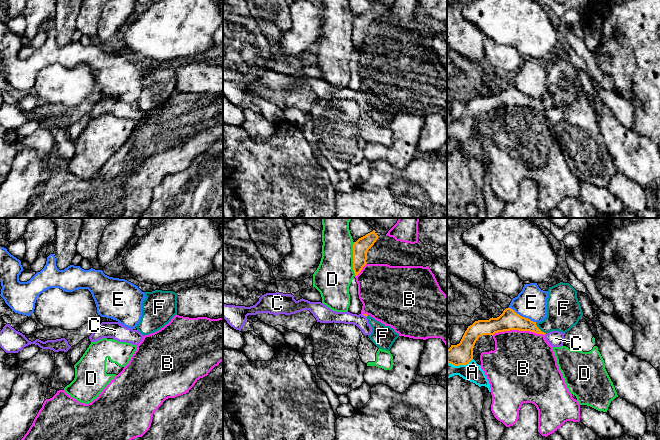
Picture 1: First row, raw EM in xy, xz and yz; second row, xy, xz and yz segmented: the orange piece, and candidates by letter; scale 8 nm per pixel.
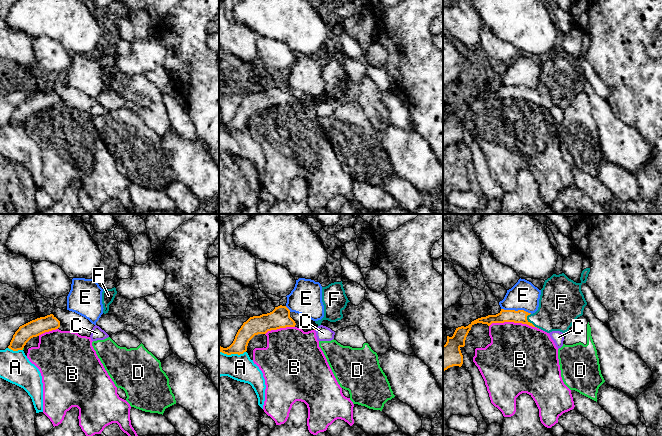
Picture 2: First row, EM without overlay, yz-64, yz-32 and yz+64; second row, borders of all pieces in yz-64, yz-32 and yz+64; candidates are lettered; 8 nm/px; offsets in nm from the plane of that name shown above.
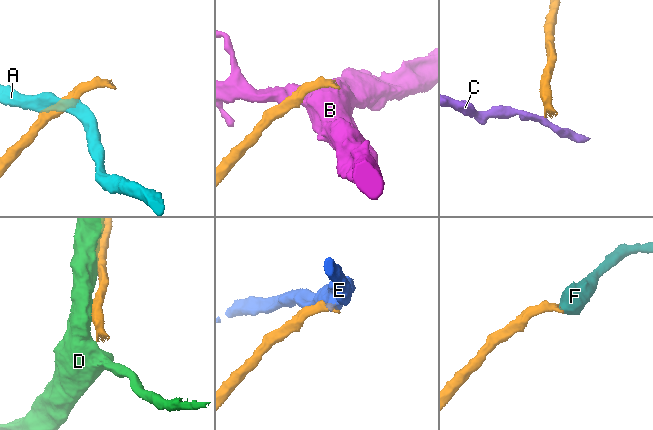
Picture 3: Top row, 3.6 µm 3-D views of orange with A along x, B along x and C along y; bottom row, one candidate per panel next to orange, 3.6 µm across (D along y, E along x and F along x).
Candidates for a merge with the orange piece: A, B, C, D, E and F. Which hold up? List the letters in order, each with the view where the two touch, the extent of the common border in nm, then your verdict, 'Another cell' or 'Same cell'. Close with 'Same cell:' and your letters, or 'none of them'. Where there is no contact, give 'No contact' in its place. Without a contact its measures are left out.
A: Touches orange in yz. Shared border 220 nm. Another cell
B: Touches orange in yz. Shared border 420 nm. Another cell
C: Touches orange in xz. Shared border 50 nm. Another cell
D: Touches orange in xz. Shared border 280 nm. Another cell
E: Touches orange in yz. Shared border 260 nm. Another cell
F: Touches orange in yz. Shared border 130 nm. Same cell
Same cell: F

